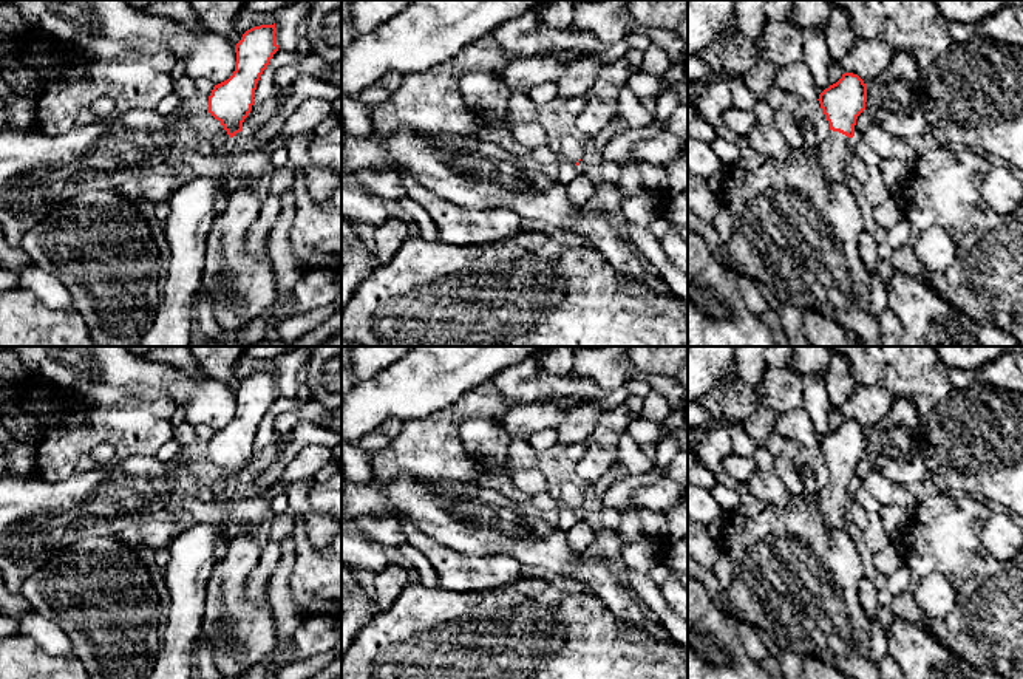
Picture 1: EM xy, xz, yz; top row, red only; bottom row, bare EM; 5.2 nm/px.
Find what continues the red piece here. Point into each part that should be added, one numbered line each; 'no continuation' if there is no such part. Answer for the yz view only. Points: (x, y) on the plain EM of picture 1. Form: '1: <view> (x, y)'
1: yz (833, 497)

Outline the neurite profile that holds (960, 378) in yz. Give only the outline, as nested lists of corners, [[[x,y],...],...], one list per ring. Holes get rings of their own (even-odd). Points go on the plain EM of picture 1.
[[[947,368],[947,377],[958,388],[970,387],[978,380],[977,371],[966,371],[961,368]]]

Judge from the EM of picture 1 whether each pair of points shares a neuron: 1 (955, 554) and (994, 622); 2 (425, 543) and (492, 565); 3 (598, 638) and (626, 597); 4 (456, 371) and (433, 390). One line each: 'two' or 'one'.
1: one
2: one
3: two
4: one

